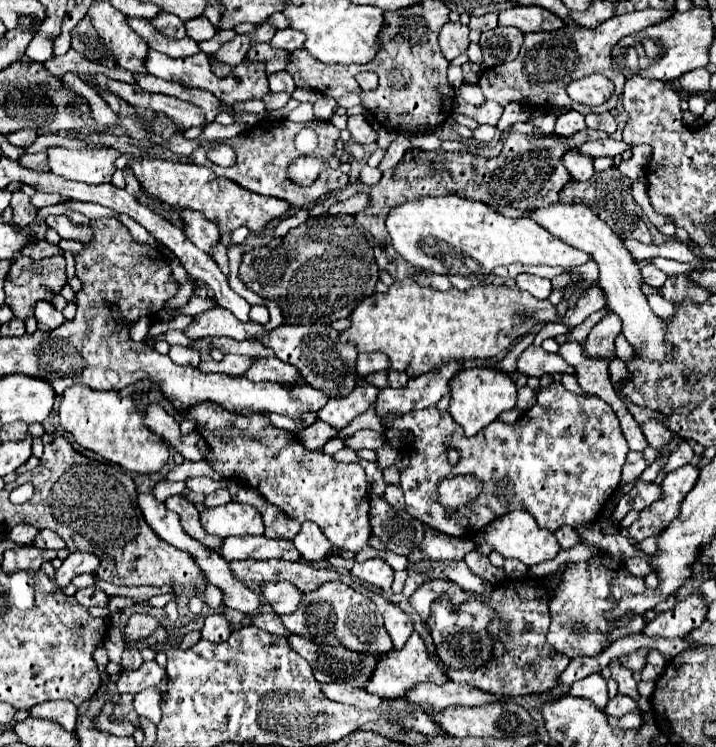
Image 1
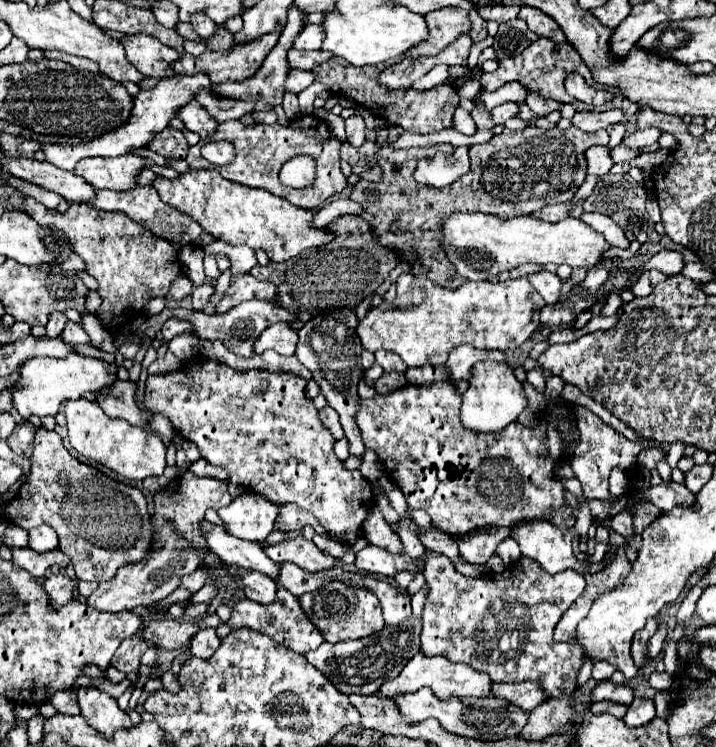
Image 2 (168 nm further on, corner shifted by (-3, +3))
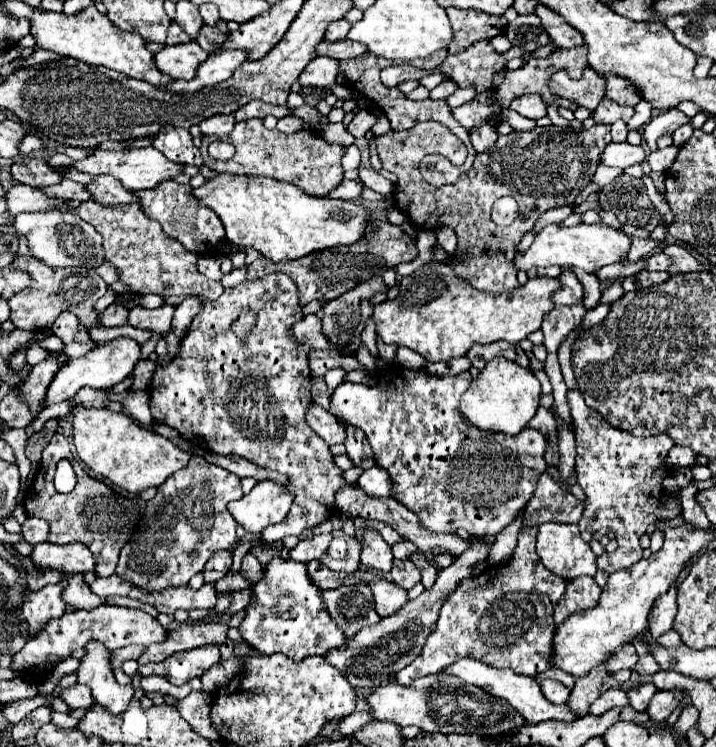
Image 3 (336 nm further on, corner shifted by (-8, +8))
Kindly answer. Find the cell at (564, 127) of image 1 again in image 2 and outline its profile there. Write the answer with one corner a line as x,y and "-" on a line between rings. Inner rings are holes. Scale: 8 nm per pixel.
609,109
609,111
583,111
583,113
575,113
573,117
573,125
583,129
583,131
599,131
599,129
607,129
613,123
621,123
623,121
623,111
621,109

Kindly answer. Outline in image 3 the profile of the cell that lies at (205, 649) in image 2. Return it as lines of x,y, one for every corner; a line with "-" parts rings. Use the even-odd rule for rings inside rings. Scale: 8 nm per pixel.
208,644
208,648
192,648
188,652
178,652
162,660
160,664
146,664
140,666
142,676
160,674
166,676
172,684
184,684
194,676
202,676
210,666
218,662
218,648
216,644

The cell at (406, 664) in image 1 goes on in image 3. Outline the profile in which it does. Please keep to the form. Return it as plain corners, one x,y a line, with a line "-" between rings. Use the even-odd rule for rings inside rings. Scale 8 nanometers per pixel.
464,658
464,660
456,660
456,664
450,664
448,668
444,668
444,674
452,674
458,676
464,684
474,684
478,688
482,688
484,692
498,696
502,700
508,700
512,704
512,708
516,708
528,724
538,724
544,720
564,720
564,722
572,722
576,716
568,710
568,706
556,706
550,704
544,694
540,692
538,682
532,676
518,676
514,674
510,668
492,668
480,660
472,660
472,658

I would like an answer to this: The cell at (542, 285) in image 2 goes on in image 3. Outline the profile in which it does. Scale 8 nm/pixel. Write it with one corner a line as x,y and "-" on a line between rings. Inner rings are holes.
564,270
560,274
560,284
562,288
552,294
554,304
576,304
584,298
584,288
572,270

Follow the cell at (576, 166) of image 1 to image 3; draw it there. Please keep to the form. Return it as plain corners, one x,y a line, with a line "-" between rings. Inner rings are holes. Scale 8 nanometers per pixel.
610,142
608,148
602,152
600,162
604,166
618,166
618,168
628,168
632,164
640,164
646,158
646,152
640,146
632,146
628,142
614,144

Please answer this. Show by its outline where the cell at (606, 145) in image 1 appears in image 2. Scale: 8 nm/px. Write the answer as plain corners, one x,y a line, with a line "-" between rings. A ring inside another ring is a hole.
655,127
639,129
633,135
625,137
625,145
629,145
629,147
647,147
647,145
653,145
661,135
663,135
663,131
659,131

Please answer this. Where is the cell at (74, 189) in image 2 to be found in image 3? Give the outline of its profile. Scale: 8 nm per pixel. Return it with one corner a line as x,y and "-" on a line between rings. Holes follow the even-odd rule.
94,176
90,184
86,184
86,190
90,192
92,200
98,204
132,204
136,202
136,196
128,192
118,180
112,176

